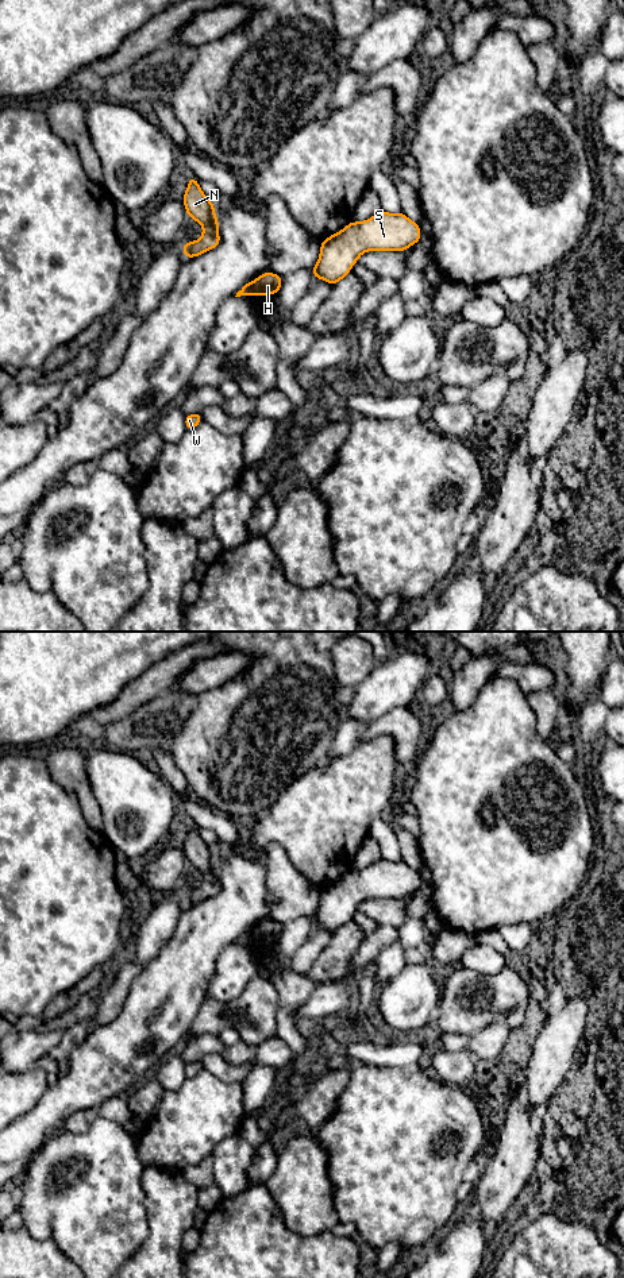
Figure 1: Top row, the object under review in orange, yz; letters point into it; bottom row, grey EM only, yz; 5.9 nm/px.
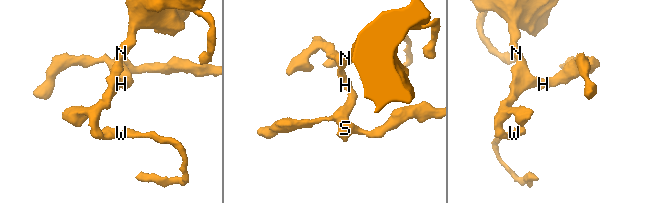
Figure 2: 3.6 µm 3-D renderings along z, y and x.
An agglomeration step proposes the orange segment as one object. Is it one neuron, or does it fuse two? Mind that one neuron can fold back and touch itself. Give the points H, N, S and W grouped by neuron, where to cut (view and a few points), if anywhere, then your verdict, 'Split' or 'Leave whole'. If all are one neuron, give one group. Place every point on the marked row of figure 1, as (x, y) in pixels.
Groups: H S / N W. Split along yz (254, 281), (250, 294). Split

